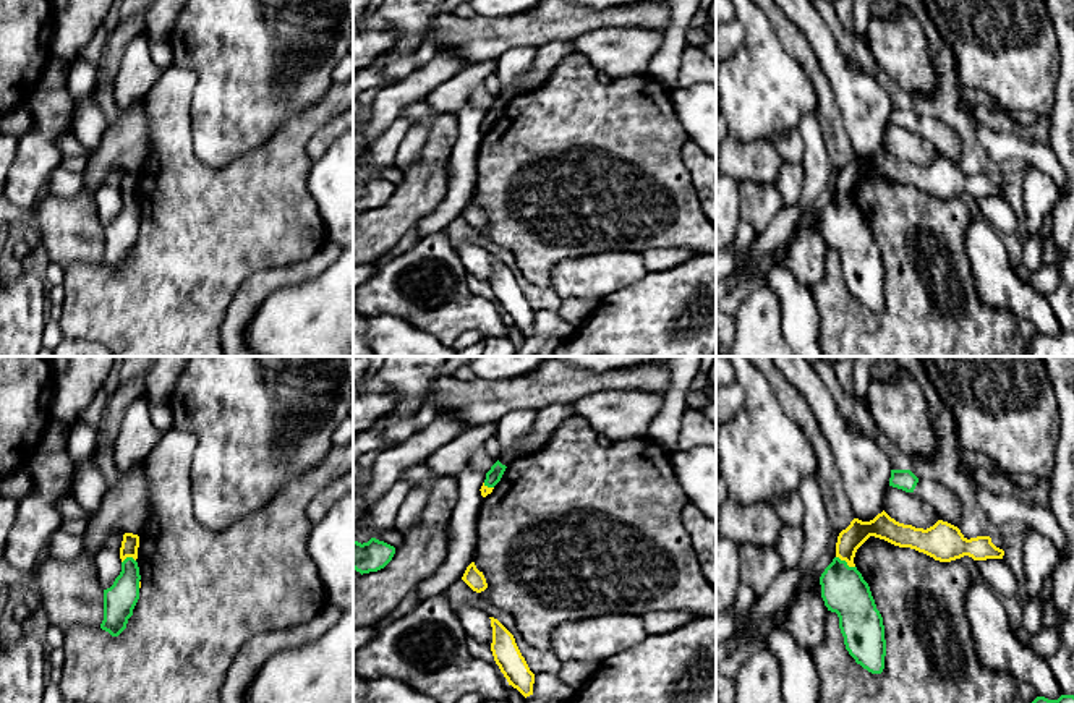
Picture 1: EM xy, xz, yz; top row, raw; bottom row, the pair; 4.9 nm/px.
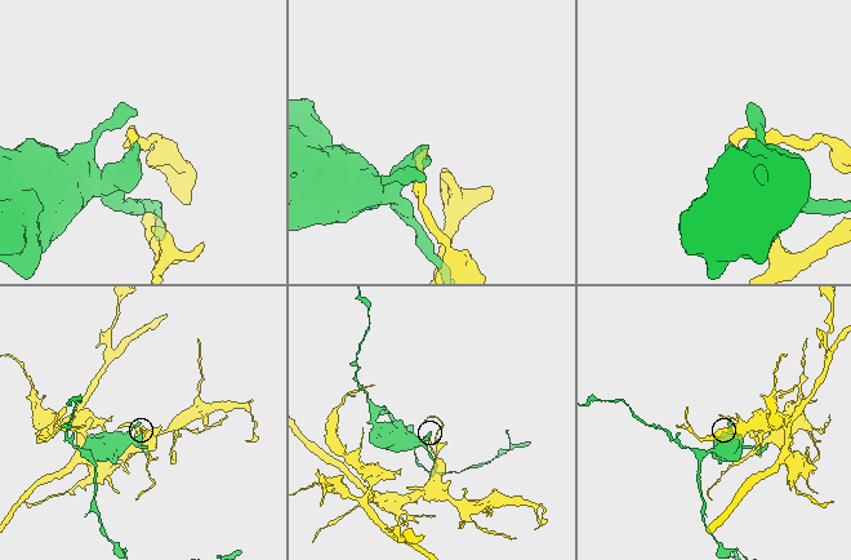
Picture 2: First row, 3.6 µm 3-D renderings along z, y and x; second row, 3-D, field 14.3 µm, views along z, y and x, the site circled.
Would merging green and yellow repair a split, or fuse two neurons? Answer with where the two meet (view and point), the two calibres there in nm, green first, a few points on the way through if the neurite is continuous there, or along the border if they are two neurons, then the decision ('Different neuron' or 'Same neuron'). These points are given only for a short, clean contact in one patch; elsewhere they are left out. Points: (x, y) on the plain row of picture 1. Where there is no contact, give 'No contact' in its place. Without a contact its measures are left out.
Touches green at yz (846, 200). Thickness 220 nm (green) against 120 nm. Different neuron

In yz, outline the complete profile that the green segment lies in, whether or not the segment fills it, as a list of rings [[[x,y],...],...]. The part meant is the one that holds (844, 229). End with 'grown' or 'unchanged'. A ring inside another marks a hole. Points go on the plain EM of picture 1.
[[[834,194],[820,214],[821,235],[839,254],[839,266],[849,292],[872,311],[884,306],[884,262],[868,220],[857,204]]]; unchanged

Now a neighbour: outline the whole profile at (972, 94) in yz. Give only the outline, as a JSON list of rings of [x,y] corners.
[[[961,84],[961,89],[962,89],[962,97],[965,100],[969,100],[970,104],[982,104],[985,105],[987,109],[990,109],[991,112],[995,113],[1001,113],[1004,117],[1008,117],[1011,121],[1017,123],[1017,125],[1022,125],[1022,126],[1030,126],[1030,125],[1038,125],[1040,118],[1034,113],[1027,113],[1027,112],[1003,112],[996,104],[995,100],[982,89],[977,89],[977,87],[970,87],[970,86],[965,86],[965,84]]]

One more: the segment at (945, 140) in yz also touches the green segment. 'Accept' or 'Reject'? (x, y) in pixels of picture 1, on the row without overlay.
Accept

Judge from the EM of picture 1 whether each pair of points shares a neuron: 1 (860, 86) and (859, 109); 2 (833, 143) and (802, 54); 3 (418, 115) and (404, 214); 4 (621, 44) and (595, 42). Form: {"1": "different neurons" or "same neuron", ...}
{"1": "same neuron", "2": "same neuron", "3": "same neuron", "4": "same neuron"}

